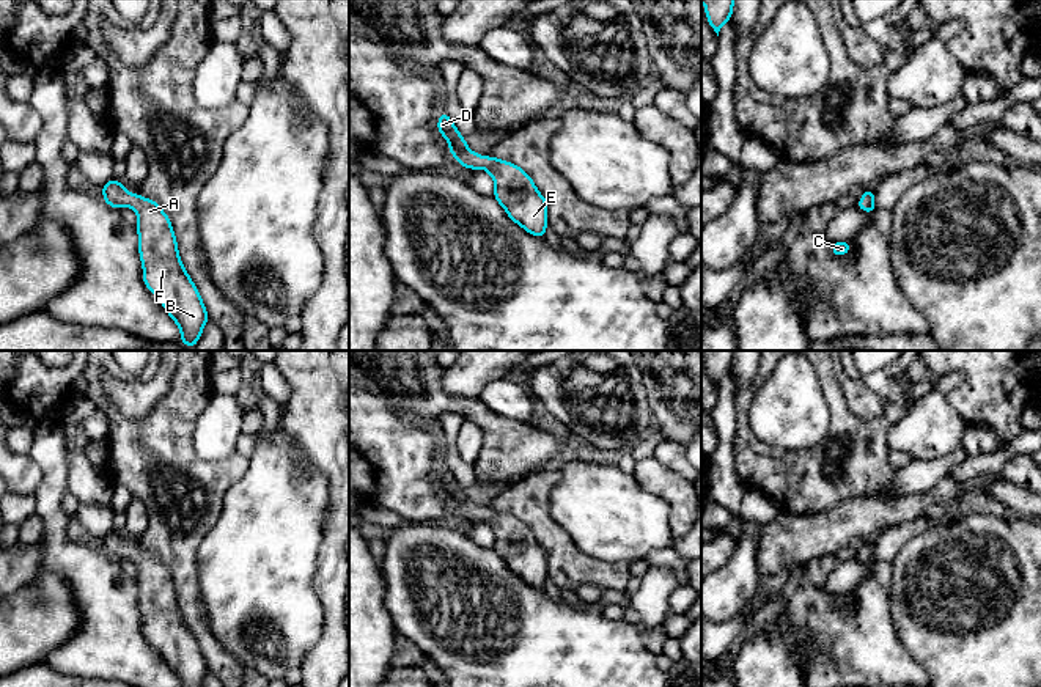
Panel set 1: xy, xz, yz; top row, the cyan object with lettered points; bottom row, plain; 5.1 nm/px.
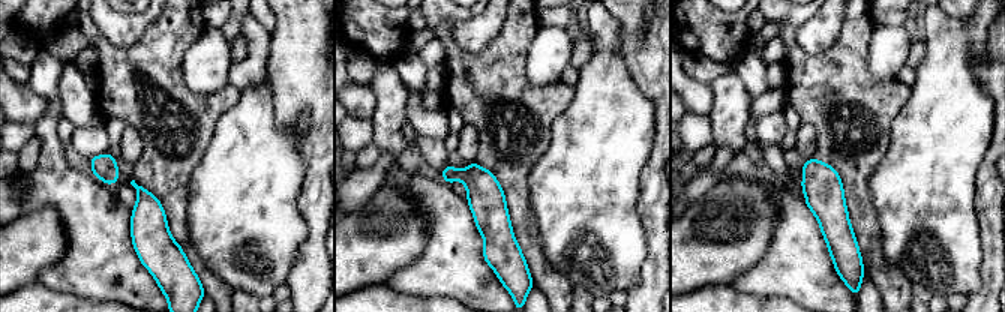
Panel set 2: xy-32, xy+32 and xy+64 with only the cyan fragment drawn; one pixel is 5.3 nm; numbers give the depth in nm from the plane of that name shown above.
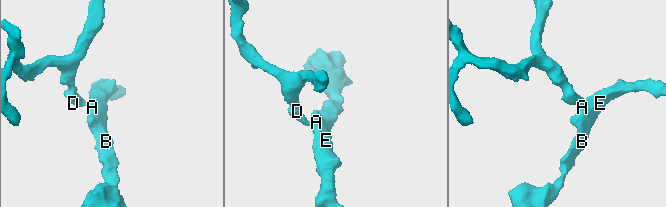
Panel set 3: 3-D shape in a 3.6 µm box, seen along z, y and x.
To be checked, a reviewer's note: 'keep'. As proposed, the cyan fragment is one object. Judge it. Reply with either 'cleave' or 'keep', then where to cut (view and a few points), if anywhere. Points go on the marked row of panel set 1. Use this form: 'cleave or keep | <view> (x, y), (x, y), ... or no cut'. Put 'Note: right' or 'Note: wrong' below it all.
keep | no cut
Note: right

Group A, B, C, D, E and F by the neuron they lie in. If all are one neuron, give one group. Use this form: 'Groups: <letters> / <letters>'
Groups: A B C D E F

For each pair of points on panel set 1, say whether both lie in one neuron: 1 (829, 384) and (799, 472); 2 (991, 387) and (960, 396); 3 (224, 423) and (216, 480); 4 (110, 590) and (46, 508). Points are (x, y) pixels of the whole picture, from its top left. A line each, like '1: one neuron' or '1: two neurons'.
1: one neuron
2: one neuron
3: two neurons
4: one neuron

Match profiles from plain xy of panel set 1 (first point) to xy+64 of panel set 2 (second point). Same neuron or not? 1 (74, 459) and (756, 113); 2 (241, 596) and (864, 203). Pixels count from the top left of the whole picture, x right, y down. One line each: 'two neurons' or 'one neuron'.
1: one neuron
2: two neurons

